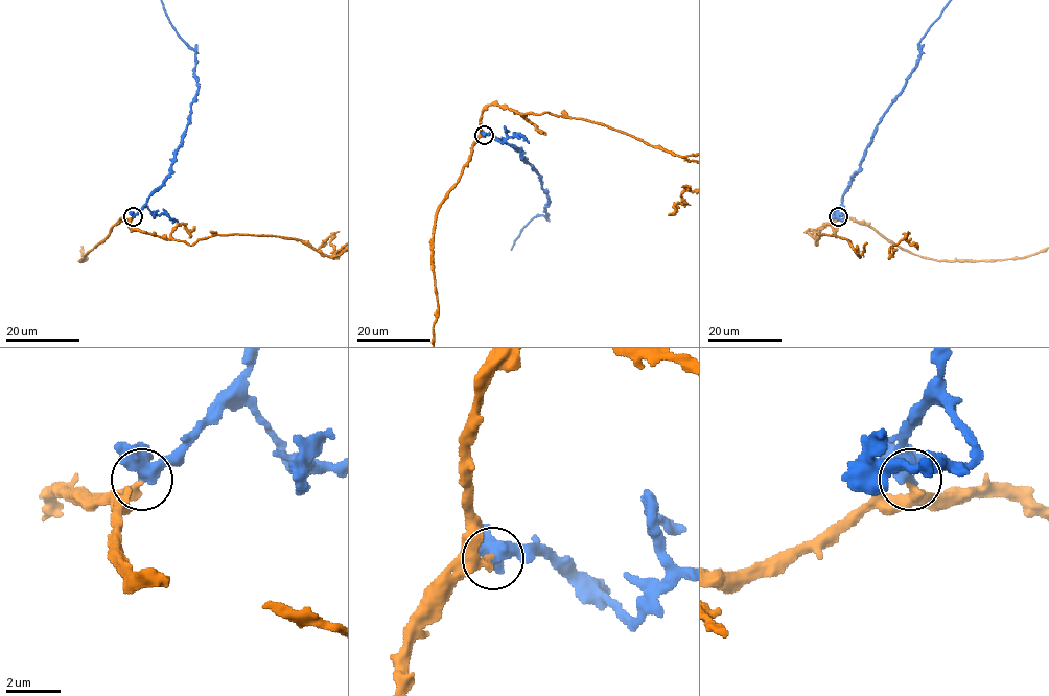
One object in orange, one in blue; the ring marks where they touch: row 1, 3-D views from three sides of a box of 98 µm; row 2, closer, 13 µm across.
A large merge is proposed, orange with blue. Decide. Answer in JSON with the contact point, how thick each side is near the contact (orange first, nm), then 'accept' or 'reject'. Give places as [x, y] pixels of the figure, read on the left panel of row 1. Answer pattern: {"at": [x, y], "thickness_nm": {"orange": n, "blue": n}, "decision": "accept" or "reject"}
{"at": [133, 216], "thickness_nm": {"orange": 360, "blue": 480}, "decision": "accept"}

